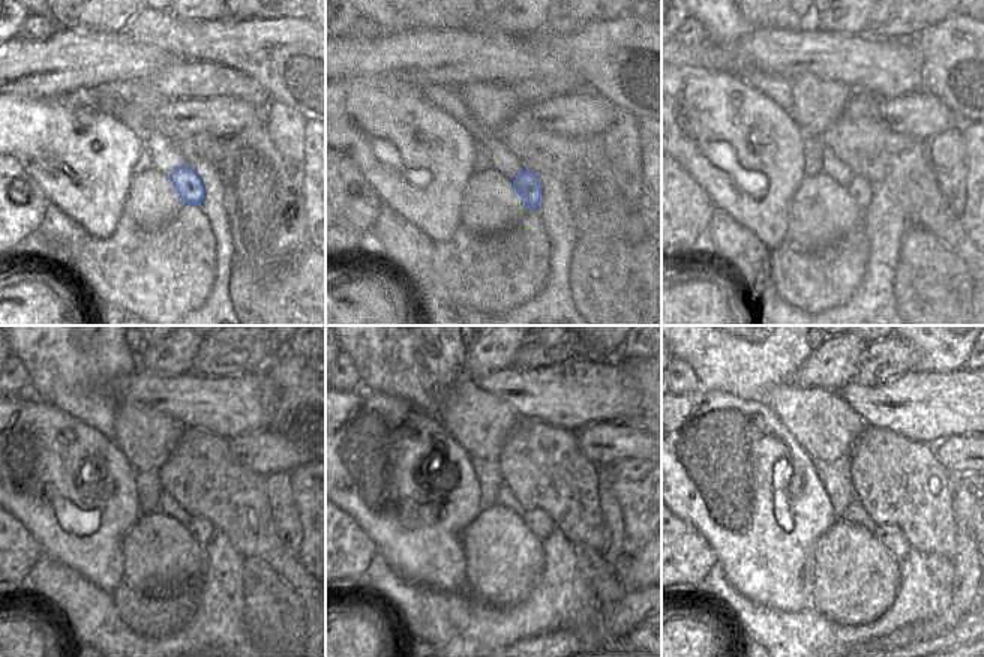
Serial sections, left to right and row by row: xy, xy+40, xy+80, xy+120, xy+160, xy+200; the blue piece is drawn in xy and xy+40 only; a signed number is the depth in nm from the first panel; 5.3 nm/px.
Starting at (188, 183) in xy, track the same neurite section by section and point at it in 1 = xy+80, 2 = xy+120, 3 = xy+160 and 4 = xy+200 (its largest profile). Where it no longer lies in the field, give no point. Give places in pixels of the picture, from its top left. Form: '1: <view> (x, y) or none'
1: xy+80 (863, 191)
2: xy+120 (200, 528)
3: xy+160 (539, 524)
4: xy+200 (891, 539)

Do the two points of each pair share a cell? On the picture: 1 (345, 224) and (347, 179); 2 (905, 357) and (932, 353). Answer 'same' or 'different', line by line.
1: same
2: different

